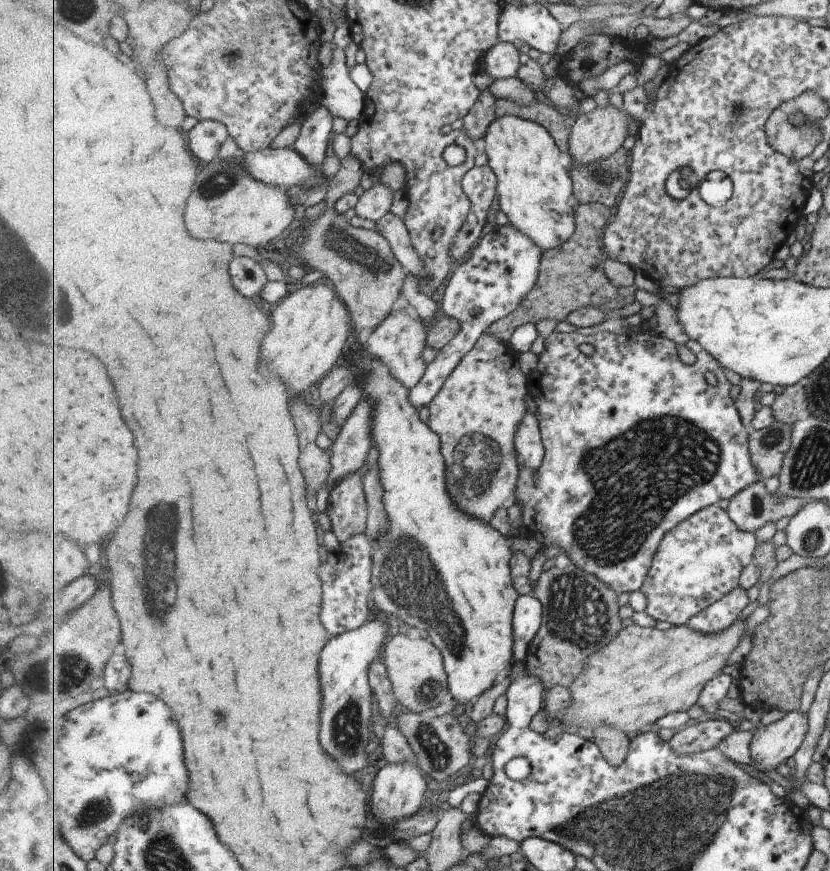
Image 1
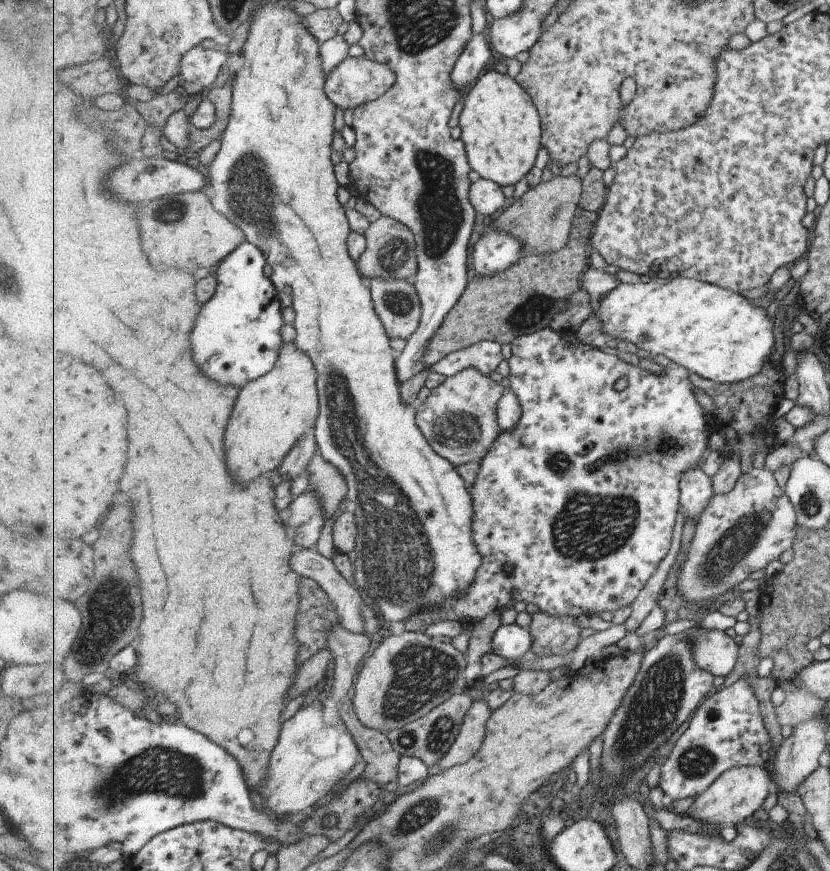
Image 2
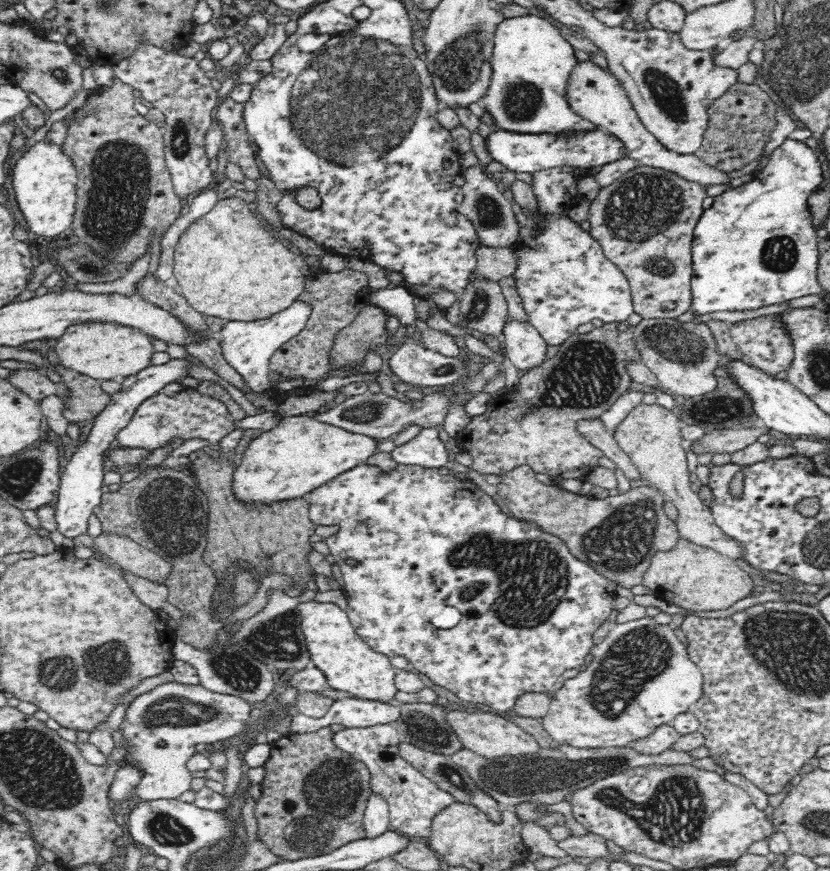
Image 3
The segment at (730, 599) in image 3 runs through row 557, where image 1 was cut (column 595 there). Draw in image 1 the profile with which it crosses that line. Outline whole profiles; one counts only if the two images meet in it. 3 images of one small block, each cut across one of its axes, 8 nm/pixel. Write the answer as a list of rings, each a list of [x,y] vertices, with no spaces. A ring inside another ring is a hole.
[[[746,619],[737,620],[727,632],[719,634],[701,634],[687,625],[673,625],[666,630],[629,625],[619,632],[619,636],[611,644],[595,652],[590,660],[585,662],[585,670],[569,686],[573,694],[573,704],[567,710],[557,712],[555,718],[565,731],[575,731],[577,728],[594,731],[599,726],[615,726],[624,730],[627,736],[639,736],[639,733],[643,734],[655,728],[655,722],[659,718],[693,707],[706,684],[721,674],[721,670],[729,662],[729,656],[735,652],[741,640],[751,634],[747,631]]]

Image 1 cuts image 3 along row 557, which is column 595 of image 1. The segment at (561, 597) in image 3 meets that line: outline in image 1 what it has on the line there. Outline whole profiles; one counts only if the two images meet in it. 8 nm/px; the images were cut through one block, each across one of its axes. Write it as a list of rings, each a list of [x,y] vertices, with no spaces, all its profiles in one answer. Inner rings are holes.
[[[650,329],[640,332],[629,332],[628,334],[613,334],[613,332],[598,332],[593,334],[559,333],[553,332],[545,339],[545,349],[538,356],[535,371],[529,377],[529,389],[532,398],[537,404],[536,415],[540,422],[543,444],[545,447],[545,458],[541,468],[521,468],[518,480],[518,492],[514,501],[521,506],[522,533],[532,536],[539,544],[541,550],[557,546],[569,556],[571,564],[579,566],[581,570],[599,576],[609,588],[613,588],[617,594],[632,593],[640,591],[650,575],[651,567],[654,566],[658,556],[659,546],[666,535],[678,527],[679,524],[690,519],[696,512],[703,508],[716,505],[721,500],[731,500],[733,496],[758,483],[759,469],[755,468],[754,459],[751,456],[750,437],[748,430],[741,420],[741,415],[736,407],[736,400],[731,396],[731,382],[723,372],[723,366],[710,352],[706,351],[699,342],[689,339],[685,342],[685,348],[695,356],[693,364],[685,364],[679,356],[677,342],[659,336]],[[581,344],[591,344],[594,352],[591,356],[581,352]],[[707,372],[712,372],[717,378],[717,385],[711,386],[705,378]]]

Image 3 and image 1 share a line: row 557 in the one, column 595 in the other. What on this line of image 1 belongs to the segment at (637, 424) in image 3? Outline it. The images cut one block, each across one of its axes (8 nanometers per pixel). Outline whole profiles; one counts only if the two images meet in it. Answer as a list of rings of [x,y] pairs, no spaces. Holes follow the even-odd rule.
[[[599,726],[593,731],[594,741],[602,749],[603,756],[611,764],[621,766],[627,760],[629,754],[630,741],[624,730],[619,730],[615,726]]]

